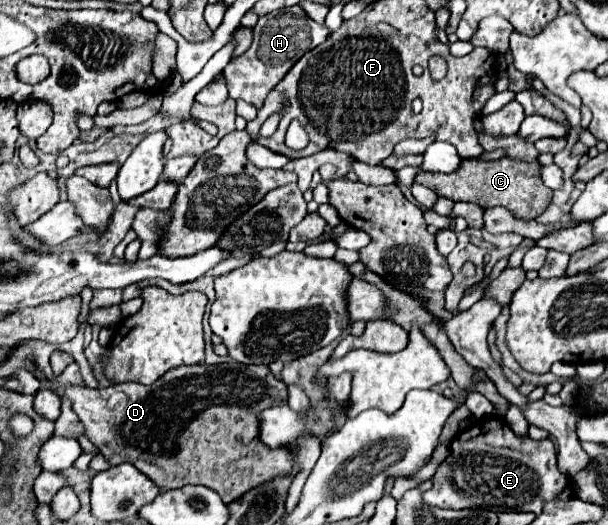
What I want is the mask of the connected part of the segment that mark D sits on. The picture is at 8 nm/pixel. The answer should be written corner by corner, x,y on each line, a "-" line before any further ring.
224,363
224,365
212,365
212,367
206,367
206,365
182,365
182,367
176,367
176,369
170,369
162,379
158,379
154,385
142,385
142,383
132,383
132,381
126,381
126,383
116,383
112,387
106,387
106,389
90,389
90,387
70,387
64,391
64,395
70,399
72,403
72,409
76,411
78,419
84,423
86,427
86,437
98,447
98,451
104,455
104,459
116,467
120,463
136,463
138,471
142,471
146,477
150,477
160,489
180,489
180,487
186,487
186,485
204,485
204,487
210,487
214,489
224,503
232,503
234,499
242,497
242,493
246,493
248,489
252,487
258,487
260,483
264,481
270,481
274,479
276,475
288,475
290,469
292,469
292,453
288,449
268,449
260,439
258,439
258,419
256,419
256,413
268,409
270,405
276,405
280,401
286,401
288,399
288,391
286,391
286,383
284,381
278,381
270,369
266,365
240,365
240,363

